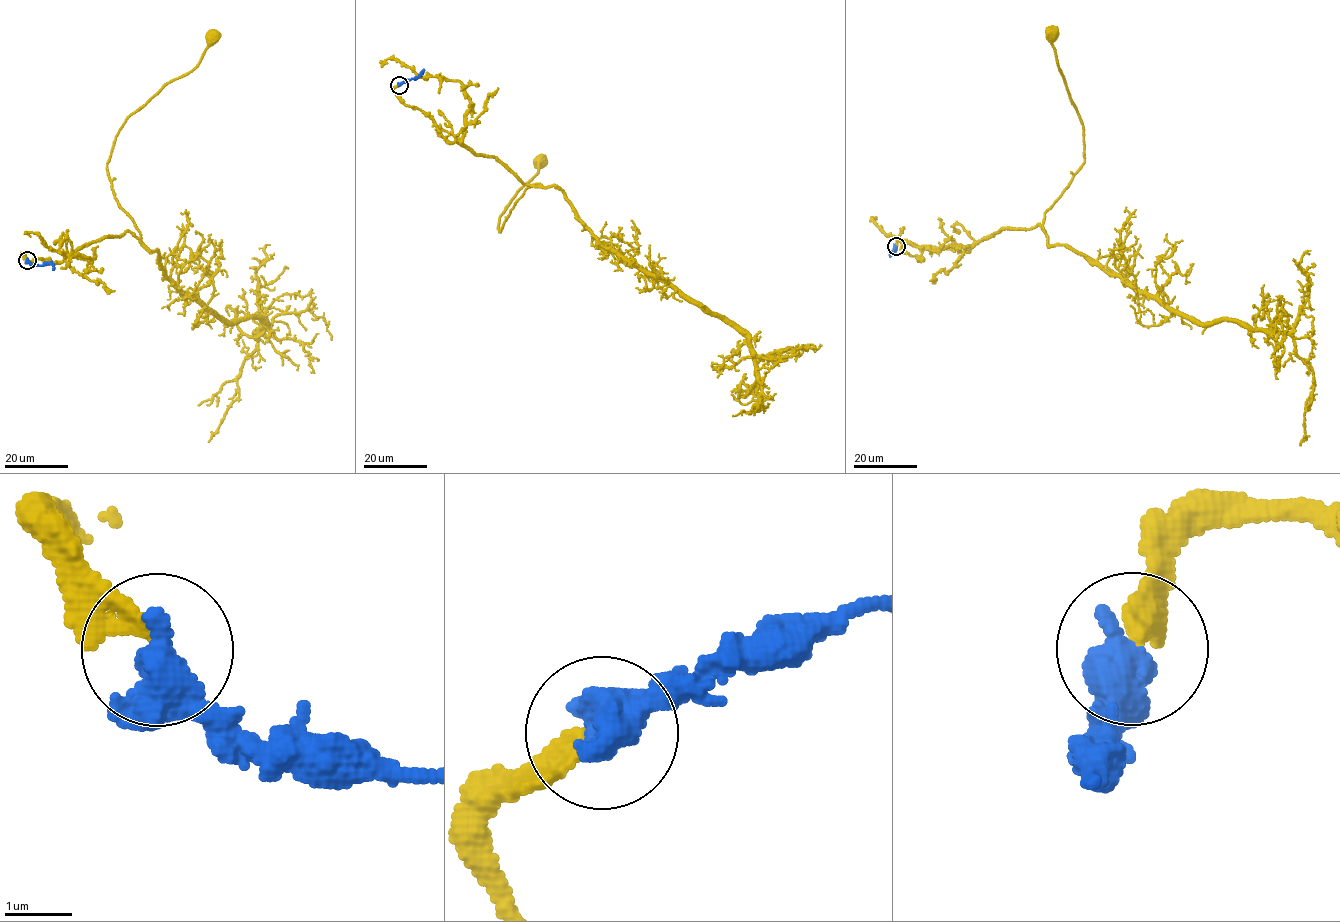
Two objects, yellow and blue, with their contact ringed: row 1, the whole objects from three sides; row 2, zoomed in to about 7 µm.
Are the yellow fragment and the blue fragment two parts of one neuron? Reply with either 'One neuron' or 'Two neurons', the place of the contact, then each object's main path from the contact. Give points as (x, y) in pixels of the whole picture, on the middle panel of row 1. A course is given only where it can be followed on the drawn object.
One neuron. Place: (399, 85). Course of yellow: (399, 84), (396, 96), (449, 141), (538, 184), (498, 231), (540, 162). Course of blue: (399, 84), (417, 78), (424, 70)

